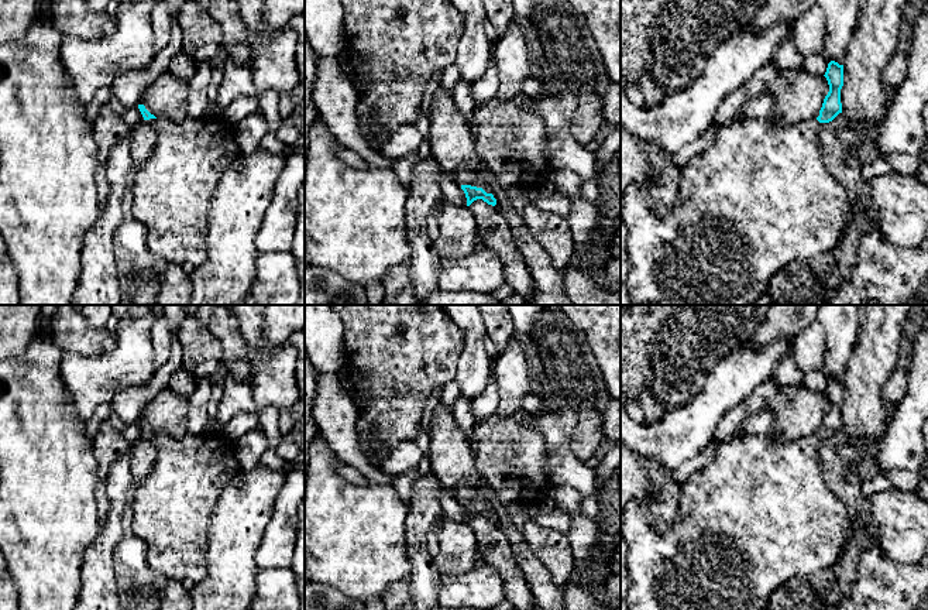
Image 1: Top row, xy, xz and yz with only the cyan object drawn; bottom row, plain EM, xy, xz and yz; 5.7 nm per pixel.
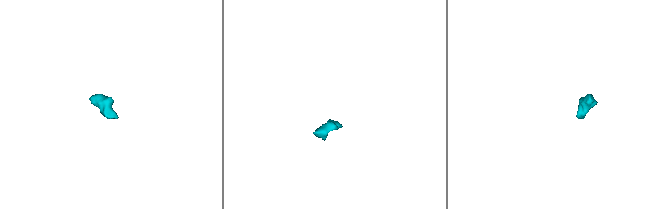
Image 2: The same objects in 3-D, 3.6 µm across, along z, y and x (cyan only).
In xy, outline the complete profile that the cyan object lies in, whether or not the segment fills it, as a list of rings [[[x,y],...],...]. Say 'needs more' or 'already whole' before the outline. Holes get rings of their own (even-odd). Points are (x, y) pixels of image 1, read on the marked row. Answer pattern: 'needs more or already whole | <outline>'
needs more | [[[138,104],[144,120],[157,131],[149,158],[137,172],[133,188],[133,215],[147,229],[149,250],[168,263],[189,261],[200,267],[207,260],[206,232],[212,199],[221,174],[217,164],[228,155],[240,157],[234,128],[217,112],[203,119],[186,117],[181,123],[157,119]]]

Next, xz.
needs more | [[[463,168],[454,174],[454,179],[461,185],[461,189],[465,193],[467,206],[470,206],[477,199],[482,199],[492,206],[496,205],[496,199],[491,193],[491,189],[488,189],[485,184],[480,181],[468,168]]]

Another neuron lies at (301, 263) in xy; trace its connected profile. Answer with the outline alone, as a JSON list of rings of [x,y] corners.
[[[305,258],[296,261],[296,271],[299,275],[299,301],[298,305],[305,305]]]

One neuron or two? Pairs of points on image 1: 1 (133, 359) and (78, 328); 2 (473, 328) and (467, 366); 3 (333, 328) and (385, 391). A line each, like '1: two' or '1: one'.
1: two
2: one
3: two

